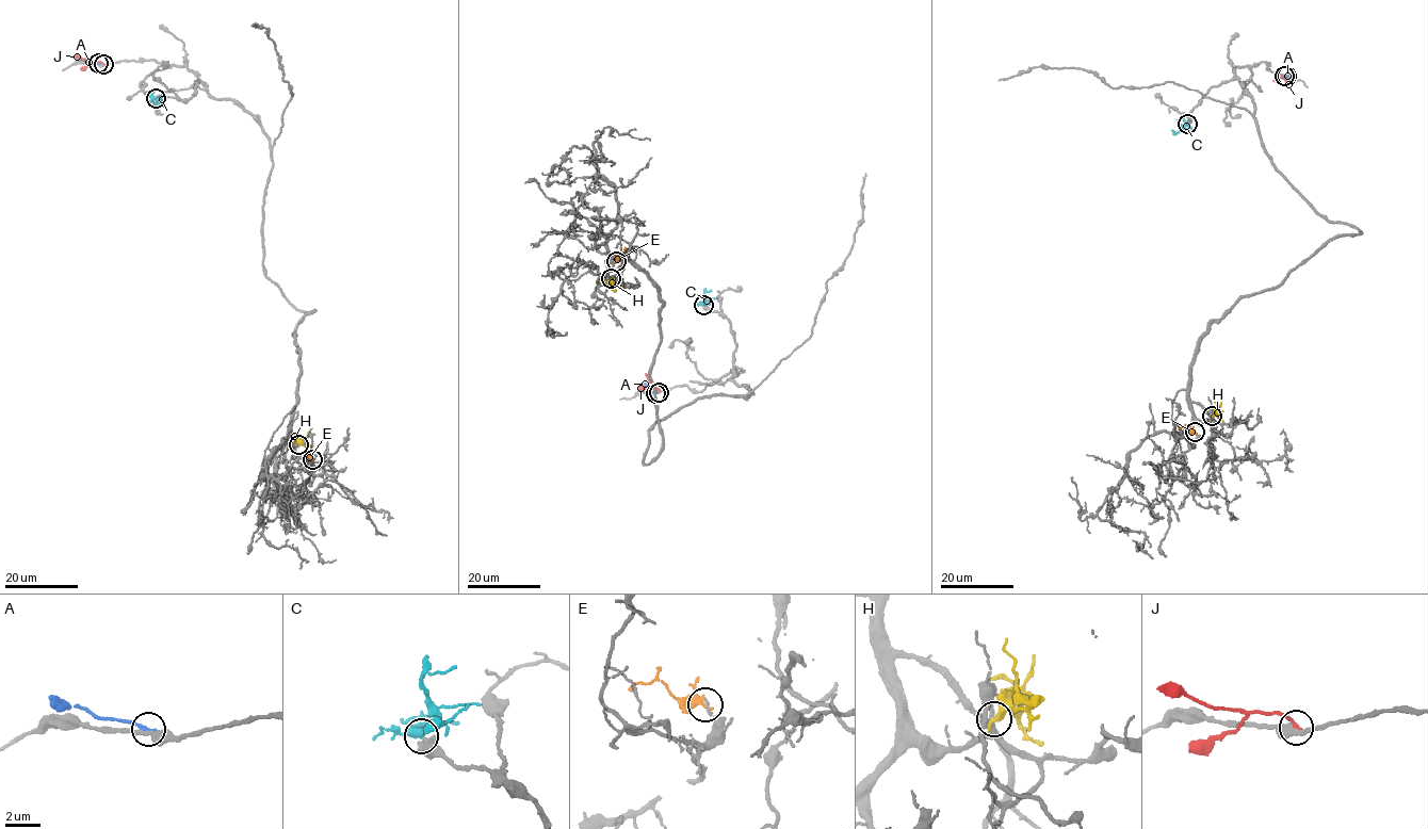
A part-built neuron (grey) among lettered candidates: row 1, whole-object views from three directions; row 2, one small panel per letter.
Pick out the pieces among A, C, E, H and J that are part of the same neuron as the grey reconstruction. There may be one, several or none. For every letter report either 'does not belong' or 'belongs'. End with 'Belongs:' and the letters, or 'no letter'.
A: does not belong
C: does not belong
E: does not belong
H: does not belong
J: does not belong
Belongs: no letter

